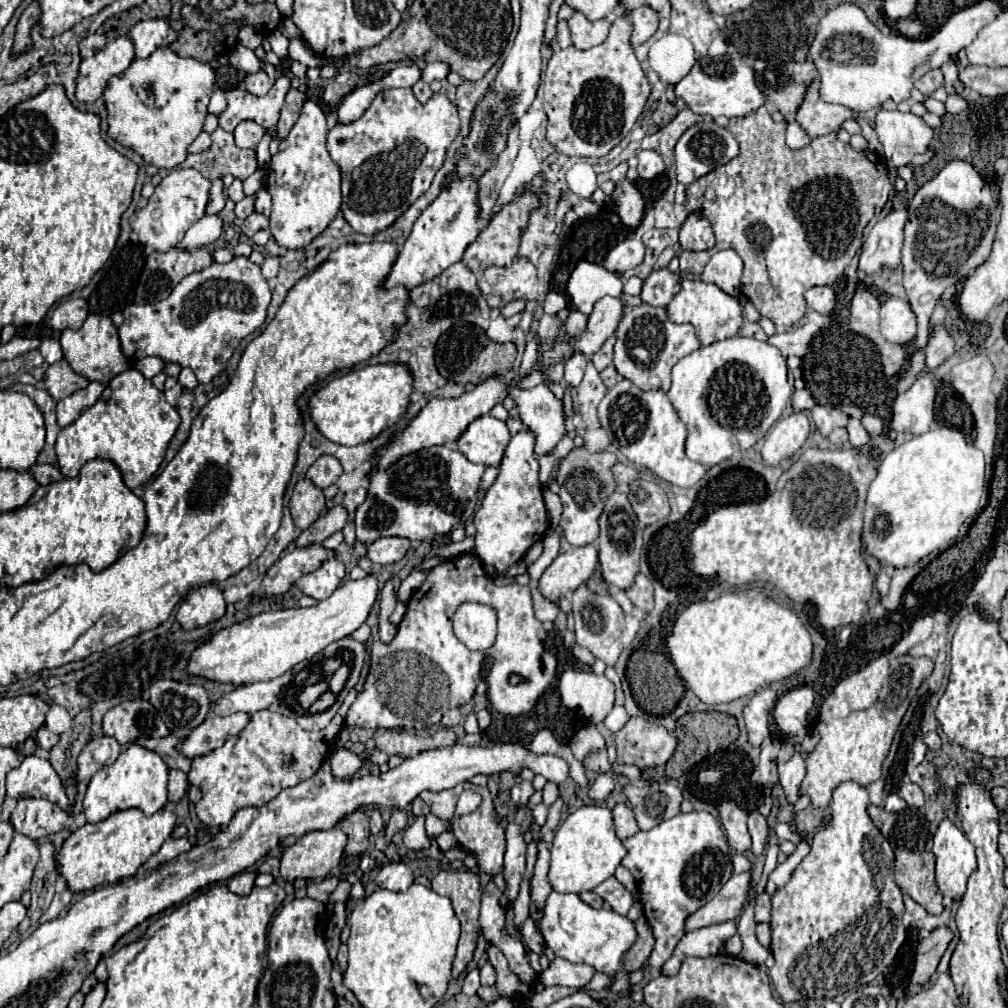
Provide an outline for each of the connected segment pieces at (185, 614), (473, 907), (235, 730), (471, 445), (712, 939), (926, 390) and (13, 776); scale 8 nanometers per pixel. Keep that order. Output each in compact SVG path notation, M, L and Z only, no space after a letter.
M206 584L192 590L182 600L176 612L176 620L184 630L192 630L222 618L224 612L226 612L226 602L222 590L216 584Z
M442 870L434 876L432 890L450 898L450 902L454 906L454 912L456 912L458 920L462 922L462 936L458 940L458 952L456 952L456 960L454 960L454 966L452 966L452 978L458 978L458 974L464 972L468 962L472 960L472 954L474 954L474 948L476 948L476 938L480 934L480 928L478 928L480 876L476 872L470 872L470 870Z
M236 712L232 716L220 718L220 716L208 716L204 724L194 728L176 748L182 756L194 760L198 756L206 756L212 750L220 748L230 736L236 736L244 730L250 716L244 712Z
M484 414L458 436L456 446L468 460L476 464L500 466L500 456L504 456L508 440L510 432L506 422Z
M732 920L714 924L714 926L704 926L700 930L684 934L682 940L676 944L672 956L660 968L660 972L664 976L674 976L674 974L678 974L684 958L690 958L690 956L702 956L702 958L716 956L720 946L724 946L724 942L728 938L732 938L734 934L736 934L736 924Z
M926 372L902 396L896 396L890 428L896 432L910 432L914 436L928 432L934 422L934 398L936 388Z
M26 756L18 768L8 772L6 794L16 800L32 798L32 796L56 800L60 808L68 808L70 804L54 768L46 758L38 758L38 756Z

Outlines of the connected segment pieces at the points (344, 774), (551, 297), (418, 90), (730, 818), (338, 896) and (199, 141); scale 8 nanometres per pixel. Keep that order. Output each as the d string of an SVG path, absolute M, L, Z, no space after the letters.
M340 748L334 752L334 758L332 758L332 774L336 778L348 778L354 774L354 770L358 770L360 766L356 764L356 756L346 750L346 748Z
M550 292L546 296L546 302L544 302L544 312L546 314L556 314L560 308L566 308L566 300L562 294L558 292Z
M418 80L414 86L412 86L412 90L414 90L414 96L424 104L424 102L428 102L430 100L430 96L432 96L432 92L430 92L430 86L424 82L424 80Z
M724 800L719 806L719 815L730 848L738 852L746 852L752 846L747 827L749 813L732 800Z
M342 880L336 890L330 894L330 904L334 902L346 902L348 900L348 894L350 894L350 884L346 880Z
M200 132L200 136L198 136L190 146L188 146L188 152L190 152L190 154L198 154L198 152L206 150L210 144L212 144L210 134L208 134L208 132Z

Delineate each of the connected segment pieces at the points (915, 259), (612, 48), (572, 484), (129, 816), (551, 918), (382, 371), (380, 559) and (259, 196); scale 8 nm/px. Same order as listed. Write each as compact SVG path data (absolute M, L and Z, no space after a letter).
M964 160L948 162L910 200L904 226L902 268L904 288L918 318L914 350L922 350L928 342L928 320L942 292L948 286L956 286L990 256L998 218L1000 208L990 186Z
M620 14L608 38L588 50L556 50L542 74L542 104L548 116L546 140L564 156L606 156L630 132L650 96L650 84L630 46L632 24Z
M574 448L566 458L560 460L558 466L558 484L560 484L560 492L558 496L562 498L562 518L560 518L560 526L564 530L564 538L572 544L572 546L586 546L592 544L600 530L598 530L598 516L604 510L604 500L616 490L614 478L610 474L612 464L616 464L616 456L612 452L598 452L592 454L584 448Z
M130 808L114 812L98 824L84 824L64 840L56 856L58 872L66 880L70 892L92 890L96 886L114 884L126 876L134 876L136 870L154 852L158 852L162 842L172 834L174 822L176 814L168 810L160 810L148 818L138 808Z
M552 890L546 898L546 906L540 918L540 932L556 956L574 964L590 964L596 968L596 972L614 974L614 992L630 990L628 974L622 972L620 962L624 952L634 944L636 930L626 916L620 916L610 908L596 910L582 902L578 894L560 894Z
M386 362L364 366L330 380L322 390L318 390L310 398L310 416L328 440L344 446L356 446L376 438L384 428L394 426L406 414L412 392L414 376L406 364Z
M380 538L368 546L368 558L376 564L394 564L400 562L408 550L408 538Z
M262 188L262 190L256 192L256 198L254 198L254 210L260 212L260 214L264 214L264 216L270 216L270 212L272 212L272 196L268 194L266 188Z

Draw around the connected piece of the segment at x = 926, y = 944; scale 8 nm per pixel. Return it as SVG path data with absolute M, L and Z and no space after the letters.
M946 926L934 928L928 938L924 938L915 950L914 972L912 984L926 984L930 976L936 972L936 966L952 940L952 930Z

